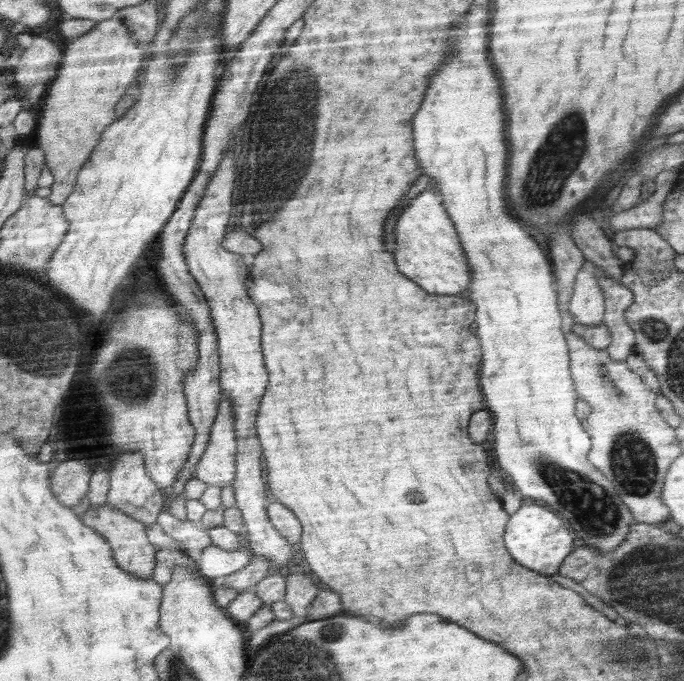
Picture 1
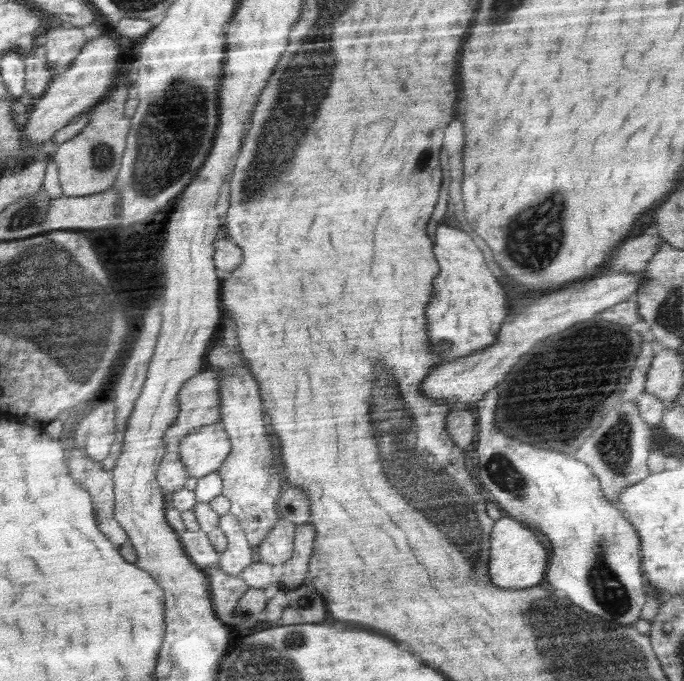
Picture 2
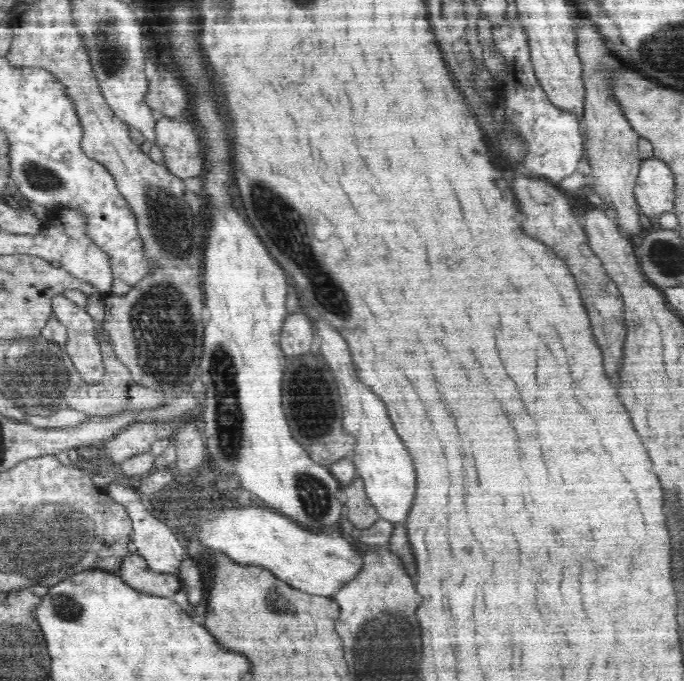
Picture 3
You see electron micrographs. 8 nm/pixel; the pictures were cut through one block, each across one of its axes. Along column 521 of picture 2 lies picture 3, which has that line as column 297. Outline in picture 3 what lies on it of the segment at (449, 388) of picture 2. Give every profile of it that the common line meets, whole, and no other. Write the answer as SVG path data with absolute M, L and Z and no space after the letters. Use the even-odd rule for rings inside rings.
M291 313L282 326L280 346L286 358L296 358L310 352L312 321L305 313Z

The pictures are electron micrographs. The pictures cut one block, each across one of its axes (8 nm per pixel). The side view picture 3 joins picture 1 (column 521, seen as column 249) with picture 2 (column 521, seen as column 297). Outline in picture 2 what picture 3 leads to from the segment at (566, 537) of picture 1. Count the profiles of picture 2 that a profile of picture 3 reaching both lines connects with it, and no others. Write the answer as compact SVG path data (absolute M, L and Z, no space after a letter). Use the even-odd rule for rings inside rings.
M500 518L498 528L494 528L494 542L490 550L489 575L496 586L522 590L538 585L544 578L544 572L548 566L548 554L550 550L544 546L544 542L538 540L538 536L528 530L520 521L514 518Z

